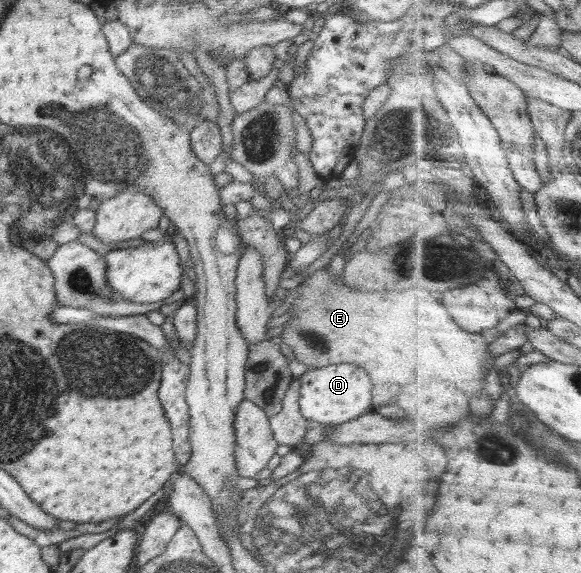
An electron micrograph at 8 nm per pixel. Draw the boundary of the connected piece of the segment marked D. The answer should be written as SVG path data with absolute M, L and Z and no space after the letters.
M349 363L326 365L320 368L310 368L299 377L300 390L298 404L303 417L313 424L339 425L351 421L371 407L371 381L369 375Z

